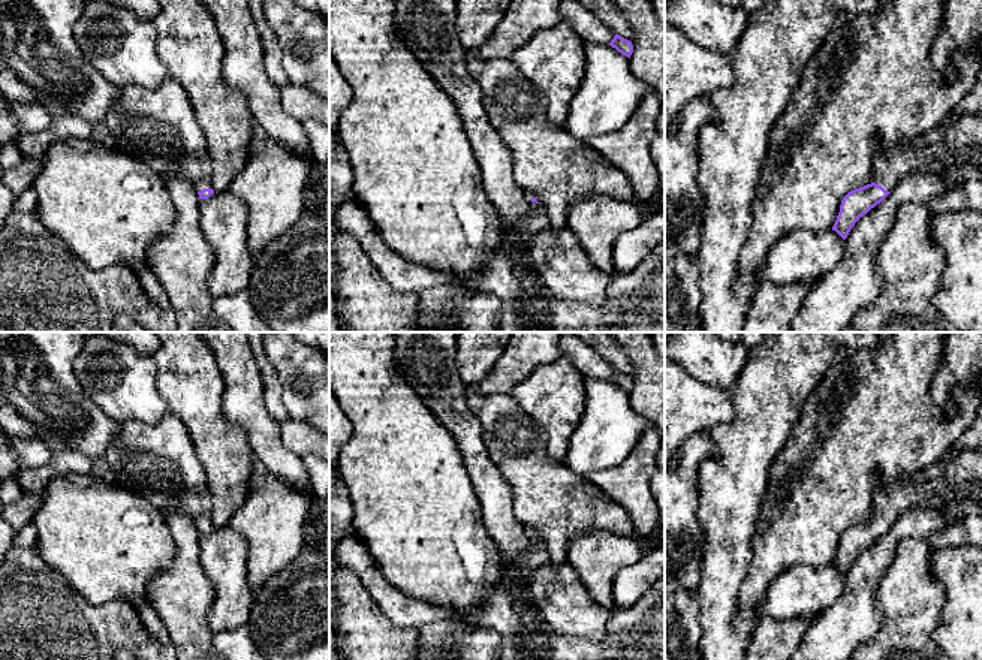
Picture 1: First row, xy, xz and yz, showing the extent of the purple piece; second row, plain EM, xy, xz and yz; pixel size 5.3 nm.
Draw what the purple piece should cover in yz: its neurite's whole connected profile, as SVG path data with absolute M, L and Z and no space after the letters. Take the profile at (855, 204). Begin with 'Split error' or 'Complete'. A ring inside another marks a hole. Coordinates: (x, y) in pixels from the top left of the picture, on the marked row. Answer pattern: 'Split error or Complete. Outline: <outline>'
Split error. Outline: M982 114L963 115L952 124L942 123L897 148L889 147L885 141L877 142L876 147L873 183L849 192L841 201L832 230L843 239L864 214L880 204L898 181L912 172L943 174L951 187L961 187L970 180L982 181Z

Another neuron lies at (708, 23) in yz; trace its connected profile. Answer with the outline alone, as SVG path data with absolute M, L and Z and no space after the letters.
M665 0L665 24L713 52L731 57L748 27L748 13L719 0Z

